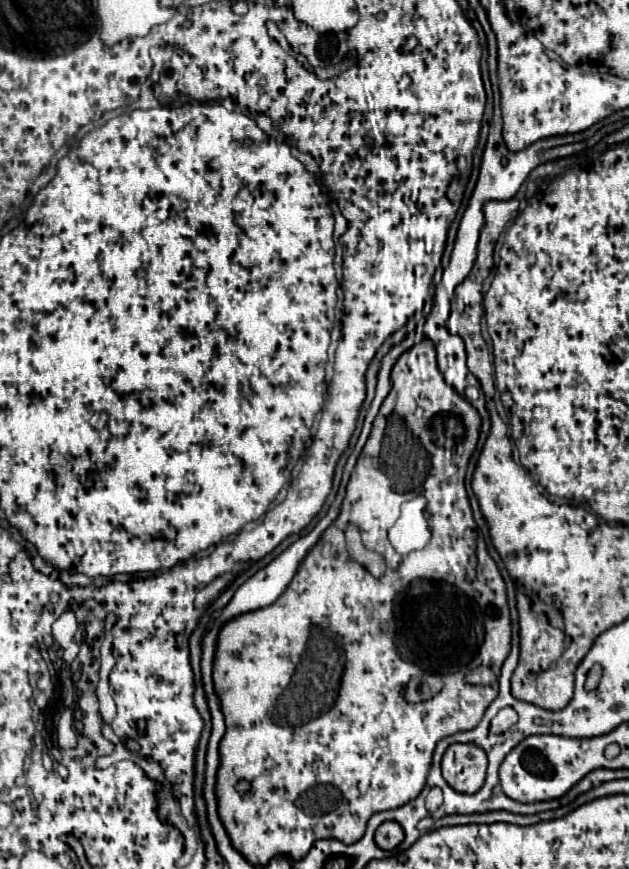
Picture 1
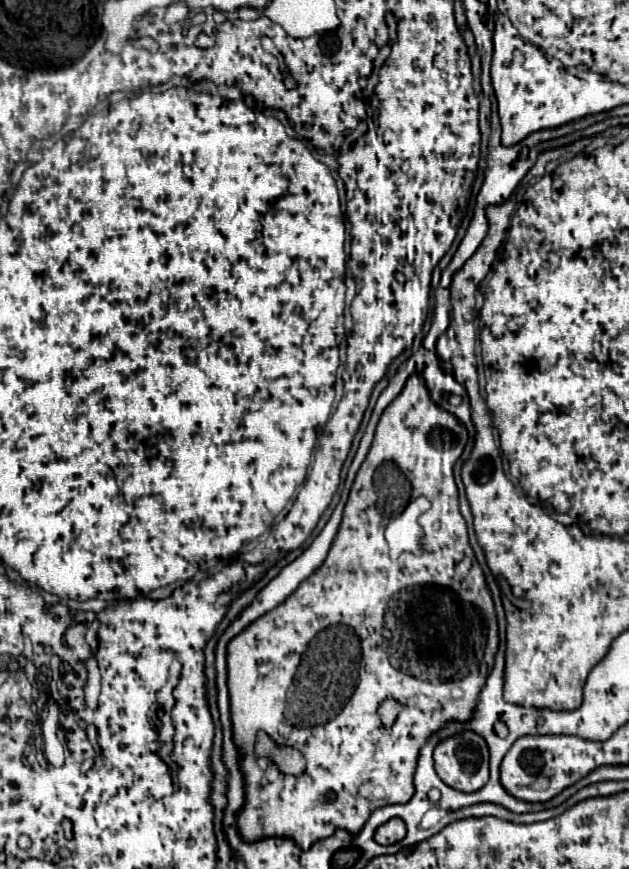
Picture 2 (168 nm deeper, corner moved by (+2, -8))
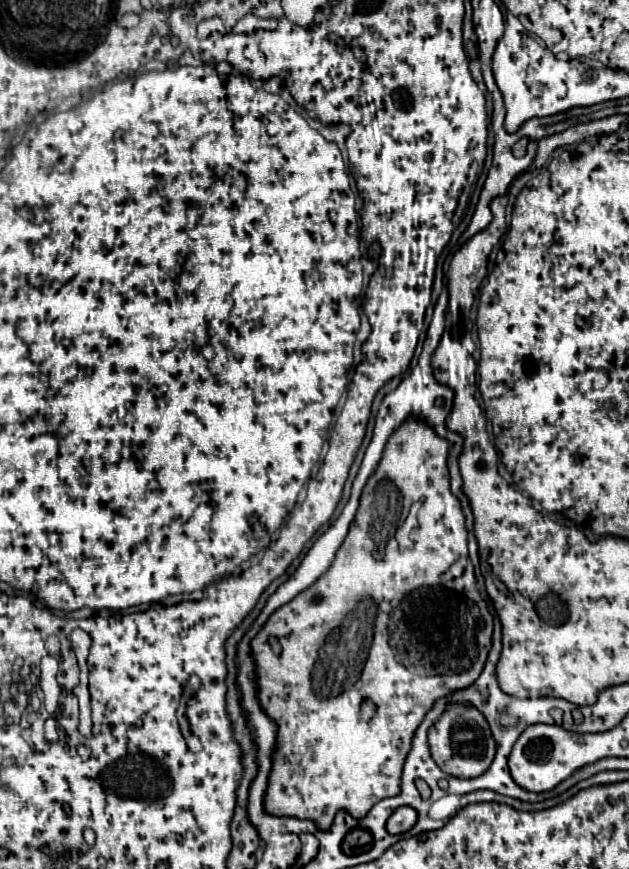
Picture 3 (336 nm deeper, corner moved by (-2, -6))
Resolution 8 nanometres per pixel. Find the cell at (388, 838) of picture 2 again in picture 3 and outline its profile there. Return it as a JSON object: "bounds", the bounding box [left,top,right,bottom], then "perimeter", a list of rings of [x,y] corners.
{"bounds":[386,806,418,834],"perimeter":[[[400,806],[390,818],[388,818],[388,824],[386,824],[386,830],[390,834],[404,834],[408,832],[418,820],[418,812],[412,808],[412,806]]]}

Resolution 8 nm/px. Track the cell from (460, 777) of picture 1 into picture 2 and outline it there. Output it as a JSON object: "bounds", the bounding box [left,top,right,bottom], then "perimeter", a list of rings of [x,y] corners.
{"bounds":[434,732,488,792],"perimeter":[[[462,732],[460,736],[442,740],[434,750],[434,766],[438,776],[454,790],[460,792],[476,792],[488,780],[488,748],[482,736],[474,732]]]}

